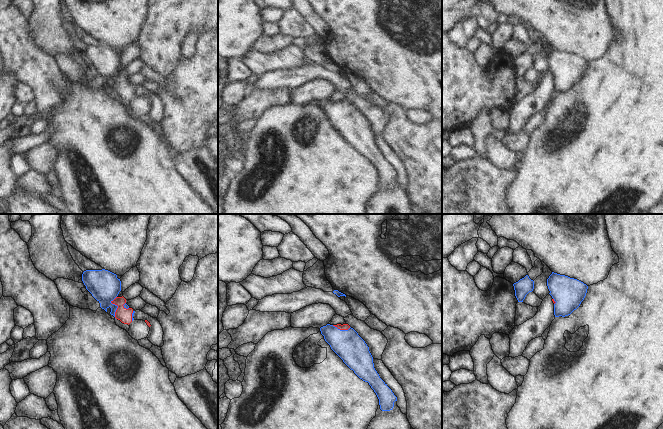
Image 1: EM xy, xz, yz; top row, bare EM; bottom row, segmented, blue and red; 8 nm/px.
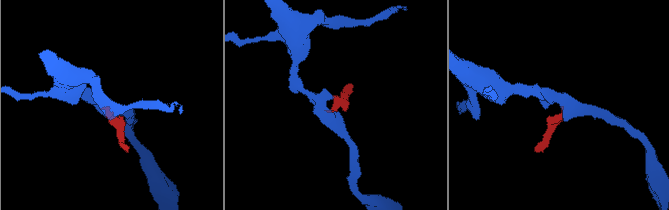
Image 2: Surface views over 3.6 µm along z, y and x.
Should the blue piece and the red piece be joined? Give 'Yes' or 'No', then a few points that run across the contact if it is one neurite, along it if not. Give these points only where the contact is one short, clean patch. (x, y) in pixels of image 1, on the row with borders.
Yes. Line: xy (104, 286), (107, 297), (117, 306), (124, 315).

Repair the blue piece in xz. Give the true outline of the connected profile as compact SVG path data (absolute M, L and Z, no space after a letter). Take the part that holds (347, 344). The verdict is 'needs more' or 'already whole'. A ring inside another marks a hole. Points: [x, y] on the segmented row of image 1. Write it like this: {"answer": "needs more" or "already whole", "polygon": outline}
{"answer": "needs more", "polygon": "M327 324L320 328L321 334L331 349L363 381L368 382L379 399L380 409L390 411L397 397L380 378L374 368L369 347L348 324Z"}

